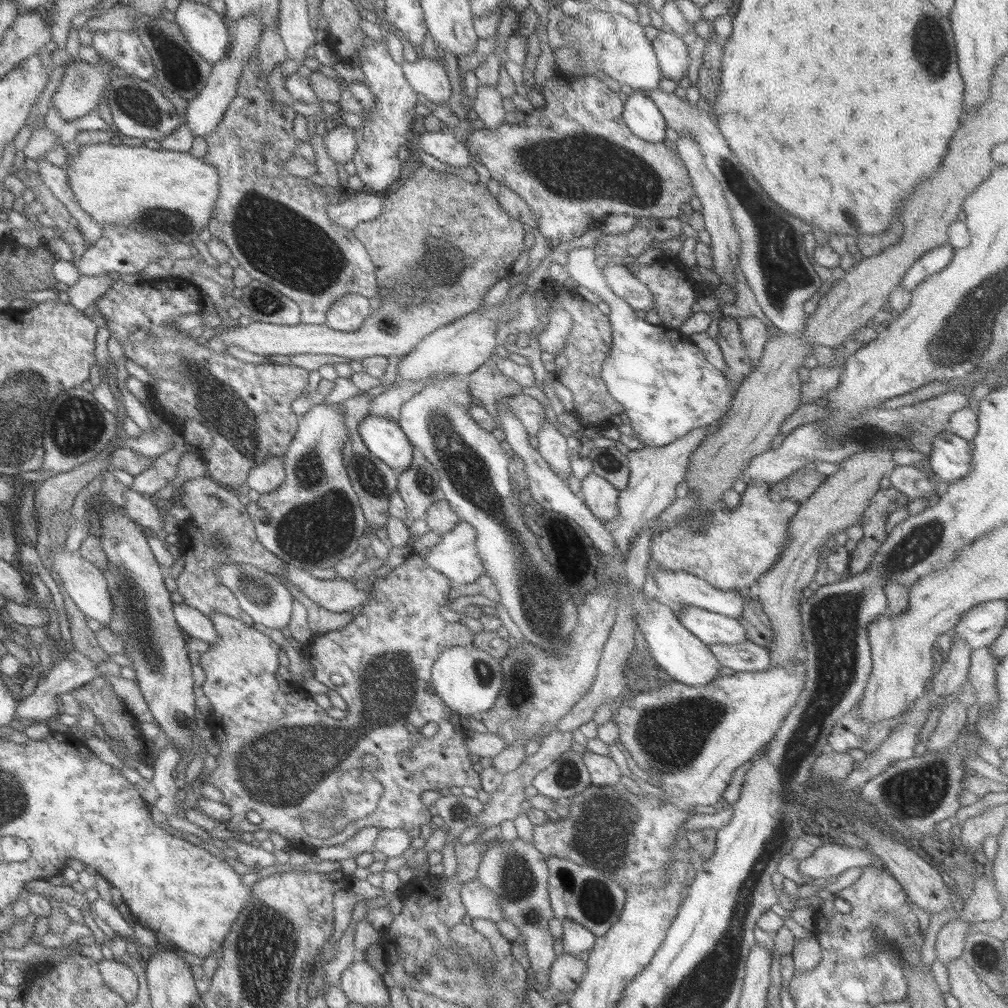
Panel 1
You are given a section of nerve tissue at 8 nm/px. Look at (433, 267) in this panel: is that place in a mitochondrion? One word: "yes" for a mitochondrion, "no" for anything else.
yes

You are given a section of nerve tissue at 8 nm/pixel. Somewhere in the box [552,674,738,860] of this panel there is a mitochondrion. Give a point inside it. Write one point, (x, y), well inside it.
(677, 733)

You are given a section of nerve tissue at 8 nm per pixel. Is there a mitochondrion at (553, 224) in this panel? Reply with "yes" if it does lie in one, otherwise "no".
no

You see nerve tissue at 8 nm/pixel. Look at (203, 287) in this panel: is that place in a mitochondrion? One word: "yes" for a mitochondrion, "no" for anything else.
no

